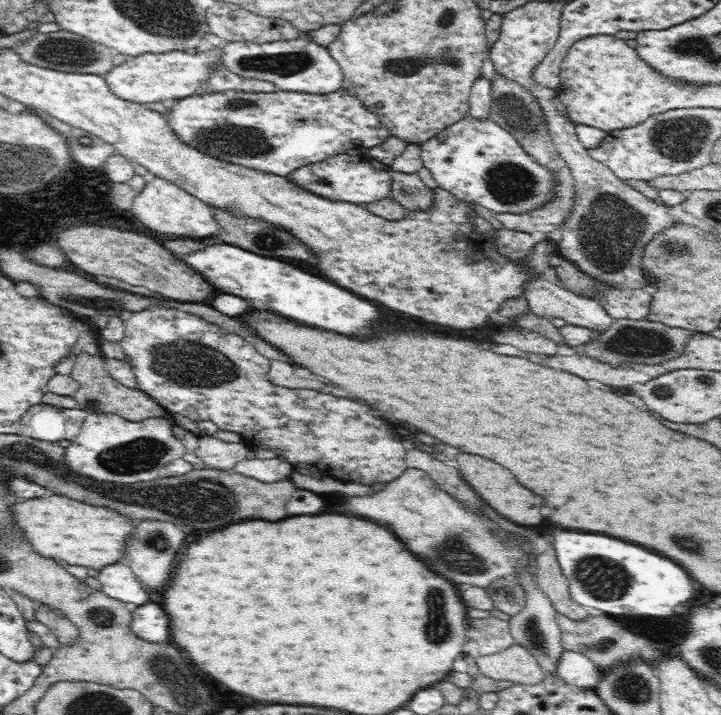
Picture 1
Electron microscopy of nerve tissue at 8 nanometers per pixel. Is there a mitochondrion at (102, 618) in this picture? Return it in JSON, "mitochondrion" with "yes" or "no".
{"mitochondrion":"yes"}

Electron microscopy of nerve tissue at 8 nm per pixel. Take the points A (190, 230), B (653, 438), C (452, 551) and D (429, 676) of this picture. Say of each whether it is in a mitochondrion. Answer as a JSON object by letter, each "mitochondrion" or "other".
{"A":"other","B":"other","C":"mitochondrion","D":"other"}

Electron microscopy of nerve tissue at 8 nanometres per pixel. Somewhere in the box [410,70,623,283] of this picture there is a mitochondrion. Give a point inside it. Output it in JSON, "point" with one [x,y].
{"point":[510,183]}

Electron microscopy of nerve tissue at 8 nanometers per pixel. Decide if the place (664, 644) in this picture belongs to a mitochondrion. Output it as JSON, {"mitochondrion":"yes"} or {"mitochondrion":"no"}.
{"mitochondrion":"no"}

